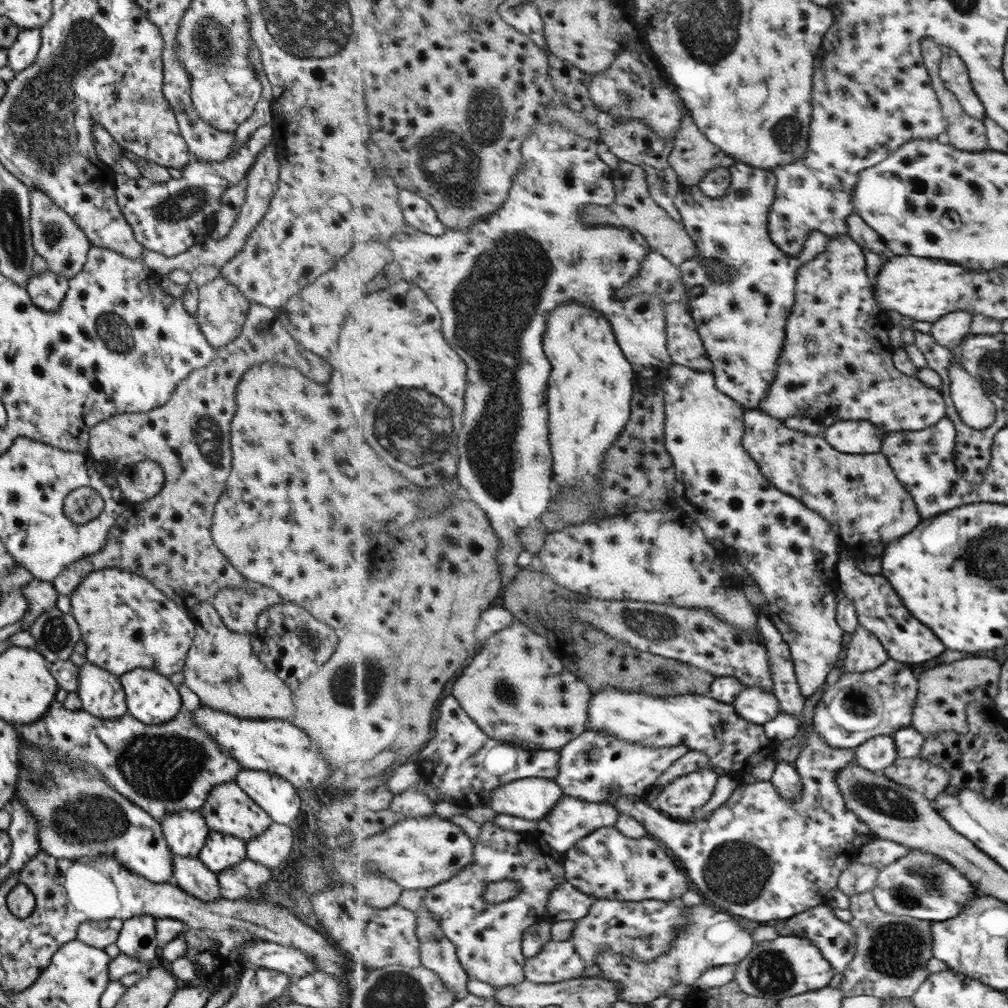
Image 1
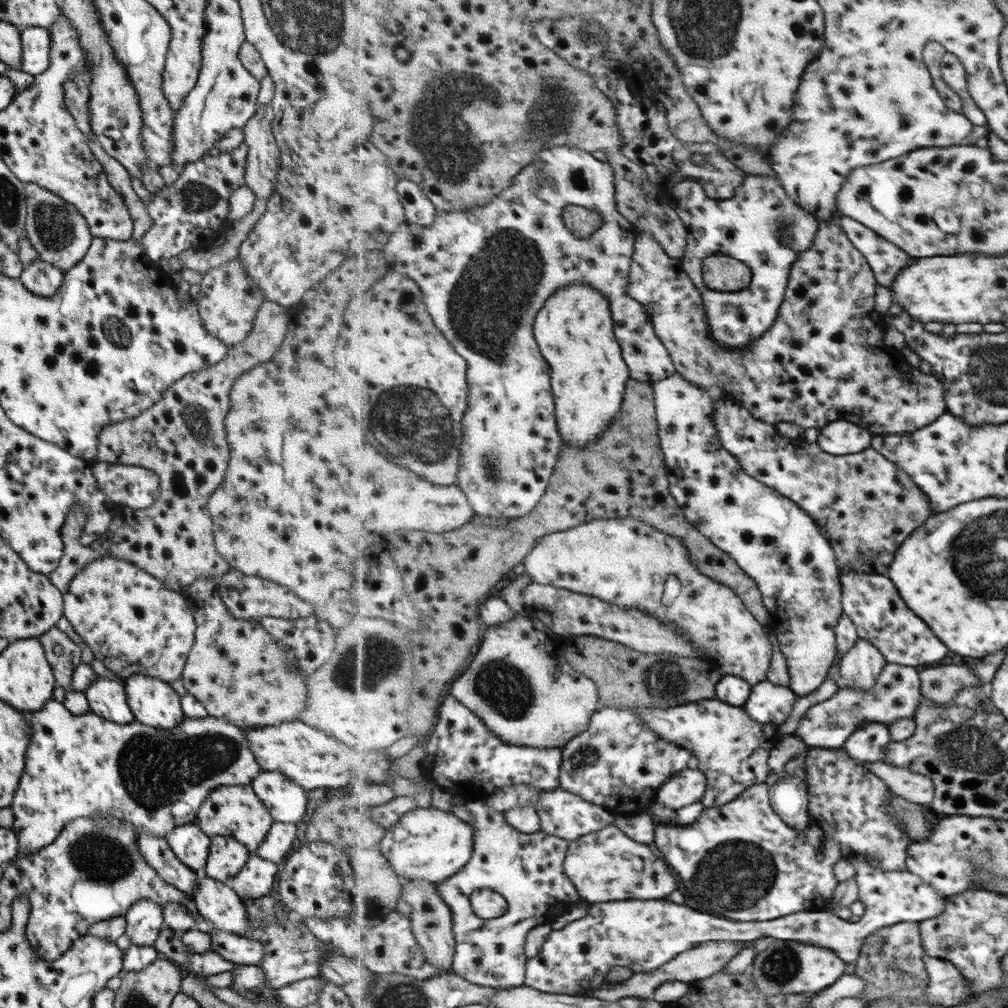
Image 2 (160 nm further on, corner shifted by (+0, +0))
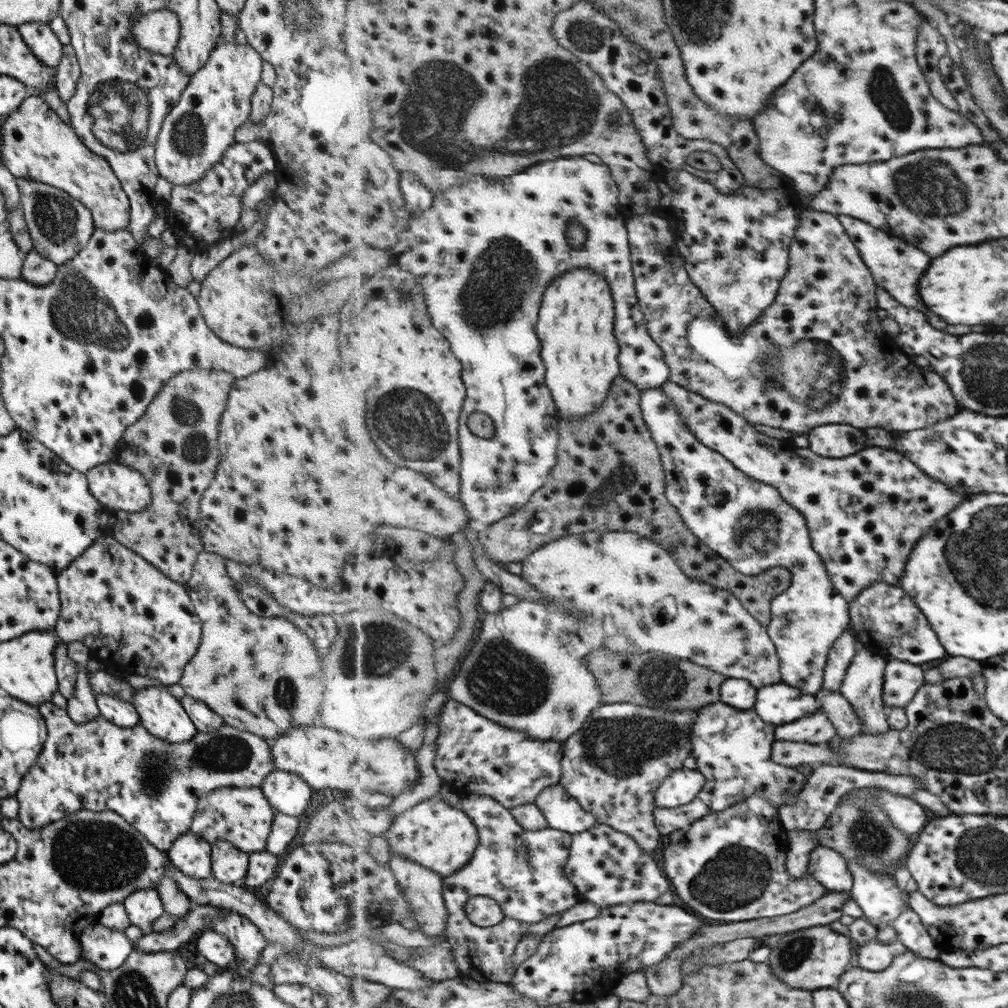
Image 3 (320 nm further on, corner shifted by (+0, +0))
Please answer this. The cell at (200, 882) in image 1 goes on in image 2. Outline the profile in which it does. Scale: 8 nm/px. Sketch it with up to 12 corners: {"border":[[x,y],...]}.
{"border":[[192,870],[196,911],[217,931],[241,935],[248,916],[226,882]]}

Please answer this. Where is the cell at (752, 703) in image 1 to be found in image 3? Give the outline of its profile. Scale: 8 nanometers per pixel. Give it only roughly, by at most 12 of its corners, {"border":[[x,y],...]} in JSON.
{"border":[[786,682],[758,689],[754,711],[782,724],[820,710],[816,695]]}

